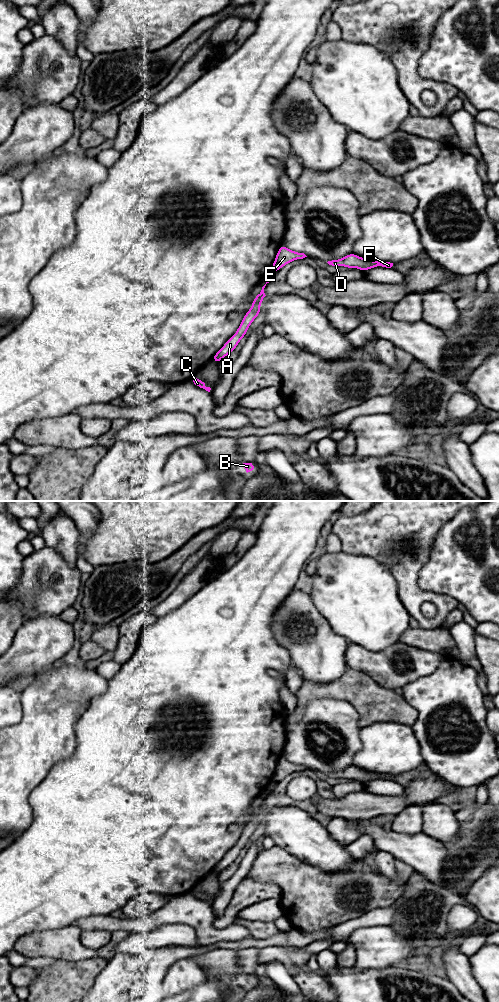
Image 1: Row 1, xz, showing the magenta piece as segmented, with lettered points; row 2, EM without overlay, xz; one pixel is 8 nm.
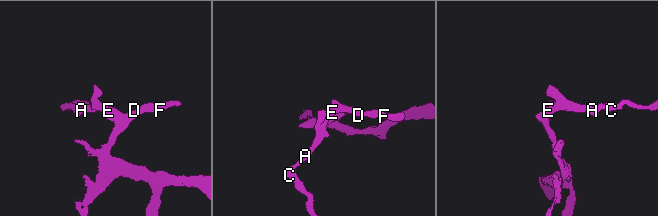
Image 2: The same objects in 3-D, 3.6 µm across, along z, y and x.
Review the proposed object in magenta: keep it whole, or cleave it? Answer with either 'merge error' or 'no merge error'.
merge error

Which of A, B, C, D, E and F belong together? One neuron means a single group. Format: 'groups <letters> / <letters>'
groups A B C / D E F

